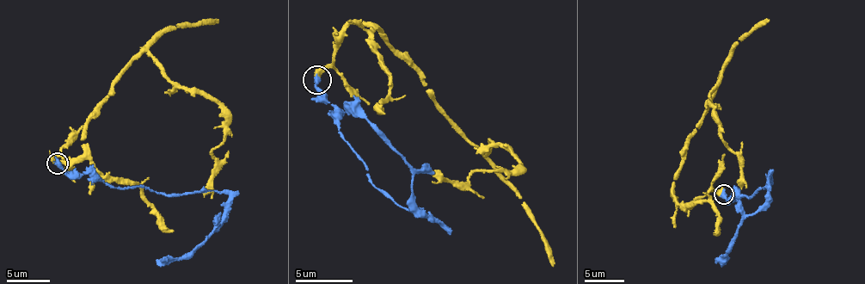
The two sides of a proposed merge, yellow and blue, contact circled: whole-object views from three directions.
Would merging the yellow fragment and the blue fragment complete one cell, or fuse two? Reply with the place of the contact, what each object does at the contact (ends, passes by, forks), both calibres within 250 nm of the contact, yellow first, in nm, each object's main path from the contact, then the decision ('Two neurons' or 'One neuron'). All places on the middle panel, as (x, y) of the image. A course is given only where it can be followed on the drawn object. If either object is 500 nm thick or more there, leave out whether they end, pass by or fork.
Place: (316, 79). At the ring yellow passes by. At the ring blue ends. Thickness 420 nm (yellow) against 420 nm. Course of yellow: (316, 79), (348, 27), (373, 25), (453, 128), (483, 152), (491, 140), (513, 153), (520, 167), (432, 183). Course of blue: (316, 79), (333, 107), (334, 123), (372, 184), (440, 224), (425, 215), (403, 153), (354, 111), (354, 94). One neuron

